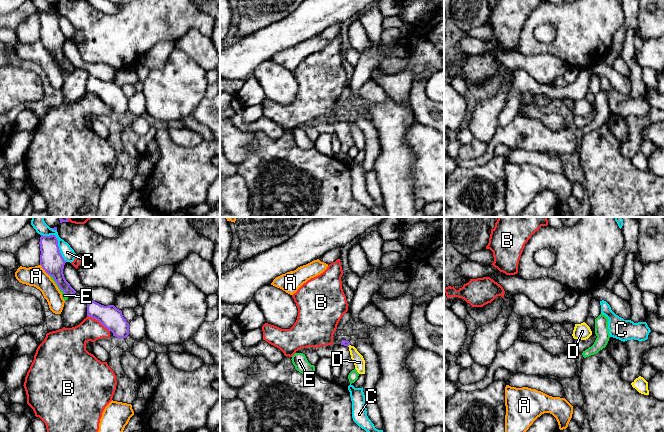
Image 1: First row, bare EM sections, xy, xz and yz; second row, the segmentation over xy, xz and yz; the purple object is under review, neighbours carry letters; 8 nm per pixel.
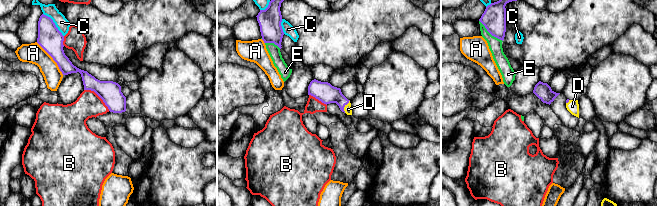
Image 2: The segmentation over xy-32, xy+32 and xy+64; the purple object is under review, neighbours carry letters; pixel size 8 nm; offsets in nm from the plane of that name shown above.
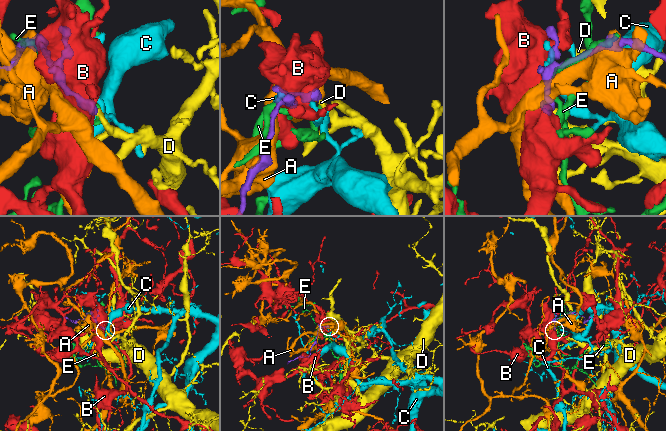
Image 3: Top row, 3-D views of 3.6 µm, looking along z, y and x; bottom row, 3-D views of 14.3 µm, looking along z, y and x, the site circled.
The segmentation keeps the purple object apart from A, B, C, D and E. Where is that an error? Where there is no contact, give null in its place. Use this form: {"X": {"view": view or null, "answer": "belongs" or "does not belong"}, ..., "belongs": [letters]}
{"A": {"view": "xy", "answer": "does not belong"}, "B": {"view": "xy", "answer": "does not belong"}, "C": {"view": "xy", "answer": "does not belong"}, "D": {"view": "xz", "answer": "belongs"}, "E": {"view": "xy", "answer": "does not belong"}, "belongs": ["D"]}

